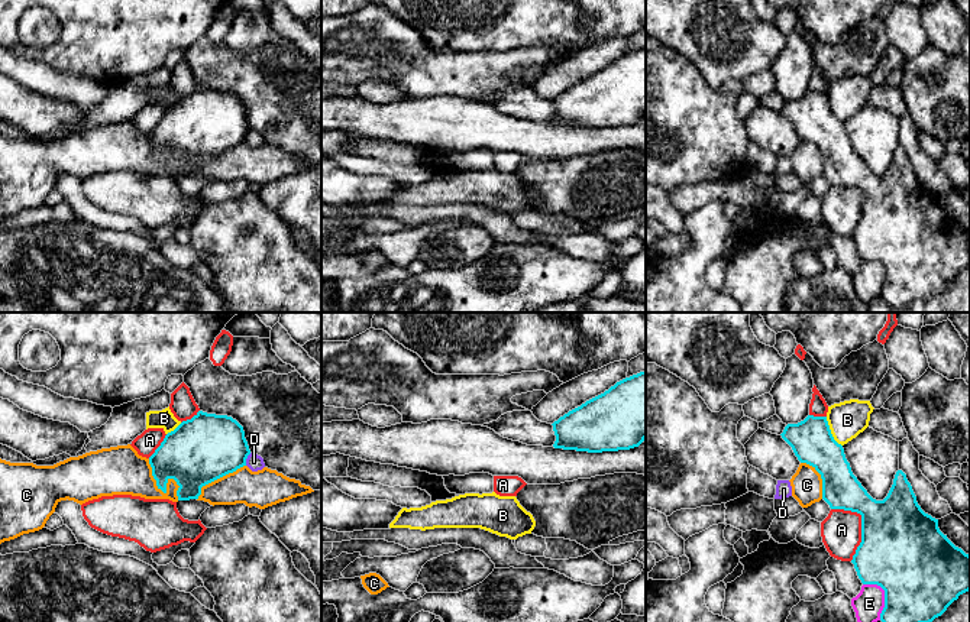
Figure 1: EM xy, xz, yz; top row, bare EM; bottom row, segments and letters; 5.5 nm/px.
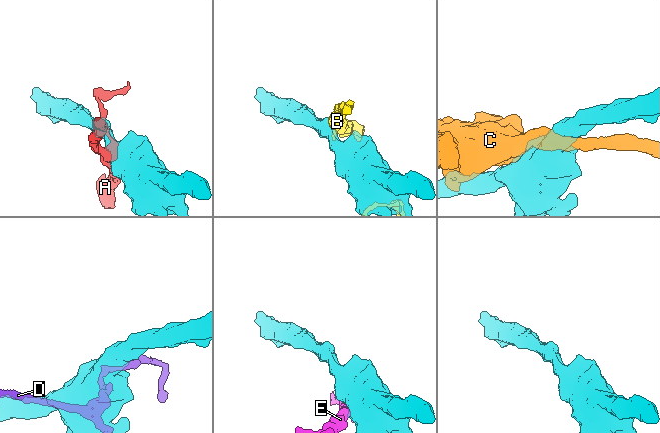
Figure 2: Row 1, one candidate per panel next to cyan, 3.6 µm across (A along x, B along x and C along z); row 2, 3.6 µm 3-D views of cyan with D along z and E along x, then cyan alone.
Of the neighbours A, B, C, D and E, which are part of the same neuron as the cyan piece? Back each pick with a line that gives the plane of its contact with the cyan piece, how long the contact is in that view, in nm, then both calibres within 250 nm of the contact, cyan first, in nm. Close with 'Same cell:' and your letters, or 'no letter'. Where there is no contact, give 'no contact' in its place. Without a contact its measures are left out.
Same cell: no letter

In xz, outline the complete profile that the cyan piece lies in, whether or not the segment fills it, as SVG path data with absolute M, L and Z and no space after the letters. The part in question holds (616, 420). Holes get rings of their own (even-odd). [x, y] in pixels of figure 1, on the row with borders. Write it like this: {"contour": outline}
{"contour": "M646 370L617 382L552 425L554 448L602 453L638 447L646 440Z"}

